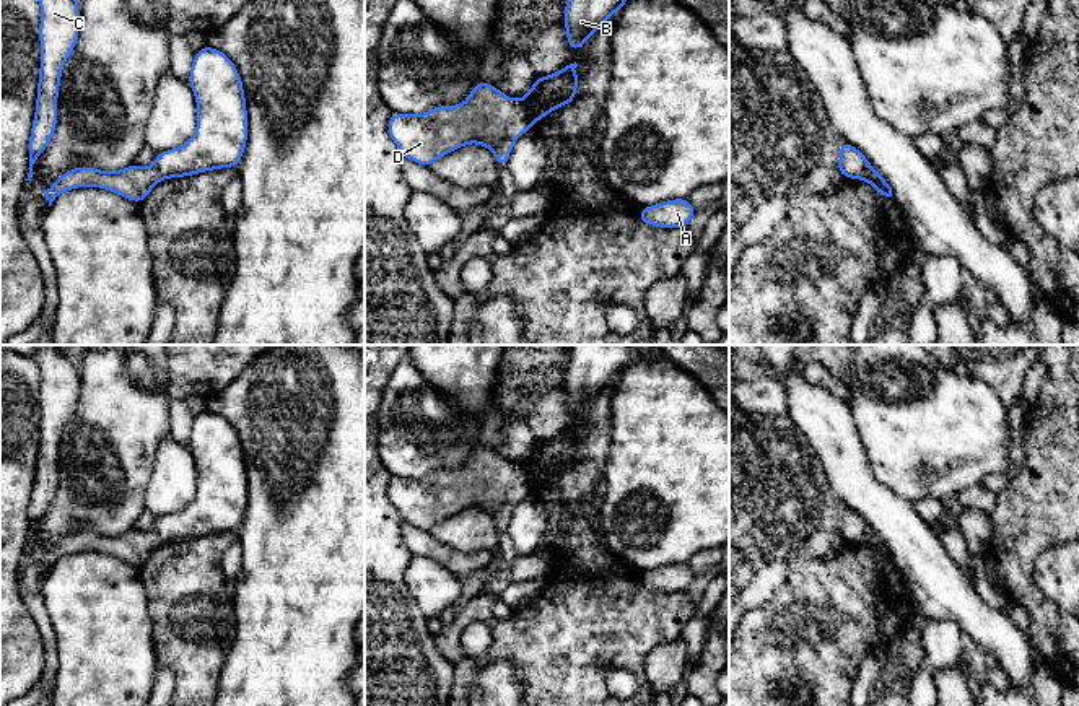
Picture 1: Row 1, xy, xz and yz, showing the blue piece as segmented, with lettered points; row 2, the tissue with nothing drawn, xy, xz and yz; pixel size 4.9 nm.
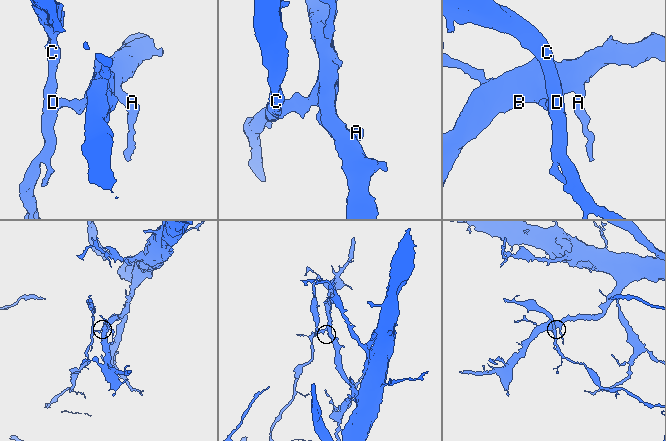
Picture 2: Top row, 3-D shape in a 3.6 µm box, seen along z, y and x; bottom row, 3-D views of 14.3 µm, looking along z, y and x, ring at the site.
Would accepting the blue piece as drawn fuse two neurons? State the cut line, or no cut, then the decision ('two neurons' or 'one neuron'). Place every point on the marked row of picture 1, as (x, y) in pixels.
cut xz (519, 101), (524, 116), (531, 122); two neurons

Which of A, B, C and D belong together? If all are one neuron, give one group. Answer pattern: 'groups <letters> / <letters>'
groups A B / C D

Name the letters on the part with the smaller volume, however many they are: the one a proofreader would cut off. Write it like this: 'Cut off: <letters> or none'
Cut off: C, D

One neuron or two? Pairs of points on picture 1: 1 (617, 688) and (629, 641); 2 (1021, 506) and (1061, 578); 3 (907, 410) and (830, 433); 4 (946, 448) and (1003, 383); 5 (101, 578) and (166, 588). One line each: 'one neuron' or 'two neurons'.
1: two neurons
2: two neurons
3: two neurons
4: two neurons
5: two neurons

